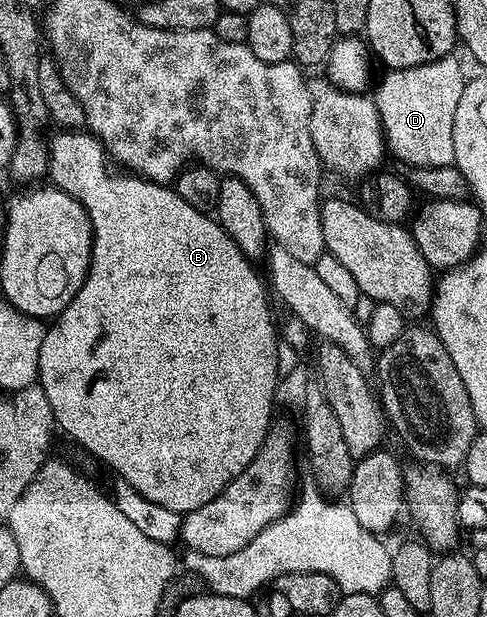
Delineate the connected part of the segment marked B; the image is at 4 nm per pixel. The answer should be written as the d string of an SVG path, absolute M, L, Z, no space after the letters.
M69 128L64 132L57 132L61 134L57 134L54 138L51 138L49 142L49 173L47 178L57 189L66 190L80 206L85 207L93 225L93 254L89 257L89 271L79 288L79 292L75 292L71 304L67 304L67 308L63 308L63 312L52 319L51 325L46 329L43 336L43 348L39 348L39 372L37 373L39 385L43 388L43 392L47 392L47 400L51 404L54 423L60 429L62 426L87 453L94 454L101 462L106 462L117 473L116 477L122 482L131 484L131 488L135 488L135 492L143 492L143 496L147 496L147 500L151 500L155 504L163 504L163 508L171 508L171 512L179 512L184 516L195 512L195 508L203 508L203 504L211 504L211 500L215 500L215 496L219 496L223 492L223 488L227 488L227 484L231 484L231 480L235 480L235 476L239 476L239 472L243 472L243 468L247 468L247 464L251 464L251 460L255 460L259 448L265 442L265 437L269 435L269 431L274 425L273 406L275 407L279 381L279 369L277 370L279 330L275 324L273 327L273 314L269 311L268 300L265 299L265 288L267 290L267 286L265 282L264 284L261 283L261 278L257 275L256 268L253 267L256 265L237 247L235 240L231 240L231 236L227 236L225 229L217 223L216 217L191 208L191 204L187 204L187 200L183 200L183 196L179 196L172 185L148 182L146 178L142 178L132 172L117 172L121 174L112 174L109 171L111 159L105 153L105 145L94 134L88 132L82 132L80 134L81 132L80 129Z

